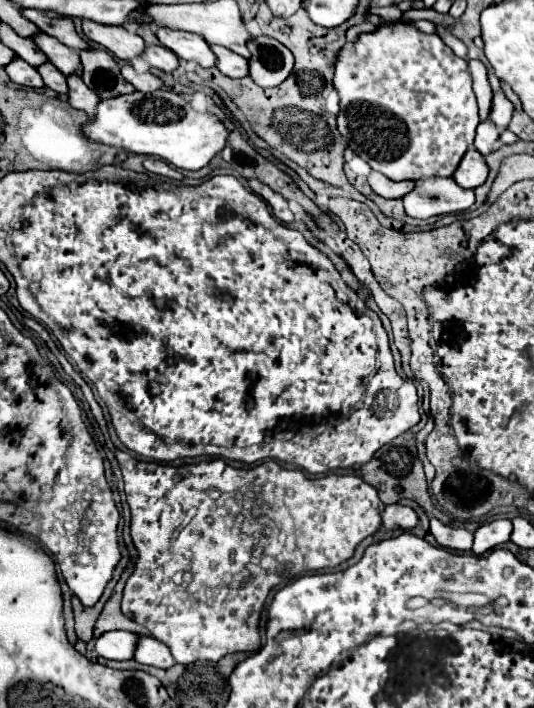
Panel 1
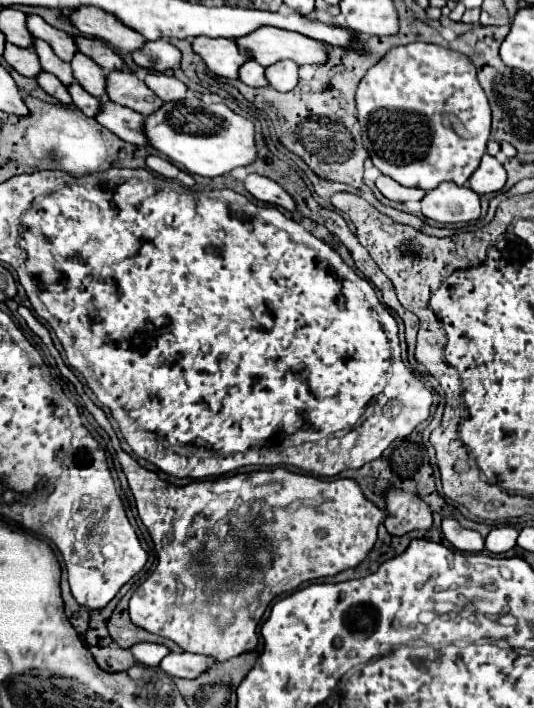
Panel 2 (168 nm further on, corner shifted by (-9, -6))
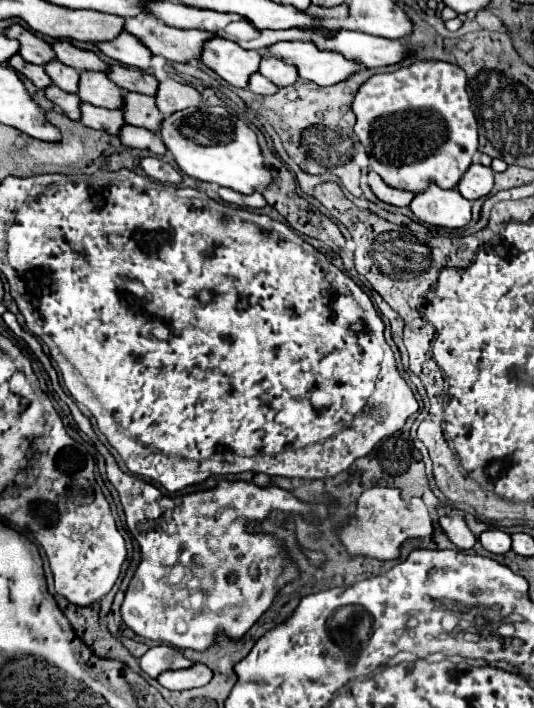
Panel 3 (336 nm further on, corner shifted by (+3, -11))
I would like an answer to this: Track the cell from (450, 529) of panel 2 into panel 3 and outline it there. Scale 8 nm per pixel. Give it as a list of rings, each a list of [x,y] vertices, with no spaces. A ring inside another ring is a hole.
[[[444,516],[438,520],[440,528],[444,530],[444,534],[448,536],[448,540],[460,548],[460,550],[470,550],[476,542],[474,534],[466,528],[466,522],[462,516]]]

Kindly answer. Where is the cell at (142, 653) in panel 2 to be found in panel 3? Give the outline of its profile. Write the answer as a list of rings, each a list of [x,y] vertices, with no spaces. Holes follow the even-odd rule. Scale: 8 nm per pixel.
[[[166,644],[150,648],[138,662],[140,662],[140,668],[150,678],[156,678],[164,670],[170,670],[170,668],[188,668],[192,664],[190,660],[186,660],[182,656],[182,652],[178,648],[166,646]]]

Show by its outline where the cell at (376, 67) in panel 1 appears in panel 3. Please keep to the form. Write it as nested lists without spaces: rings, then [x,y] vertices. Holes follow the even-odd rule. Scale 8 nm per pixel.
[[[416,60],[394,72],[374,74],[358,88],[352,110],[356,114],[354,132],[368,152],[370,168],[392,188],[412,194],[424,192],[430,184],[454,188],[478,152],[478,122],[466,92],[466,72],[450,62]]]

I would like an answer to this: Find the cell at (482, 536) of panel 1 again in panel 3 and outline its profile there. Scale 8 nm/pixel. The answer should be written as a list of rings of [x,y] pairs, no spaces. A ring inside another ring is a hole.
[[[486,530],[480,534],[480,544],[492,554],[506,554],[512,546],[512,540],[502,530]]]

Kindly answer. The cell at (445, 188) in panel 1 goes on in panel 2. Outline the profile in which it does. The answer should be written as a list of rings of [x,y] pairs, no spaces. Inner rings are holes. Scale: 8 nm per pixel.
[[[440,183],[422,199],[422,215],[436,223],[468,223],[480,217],[480,197],[456,183]]]

